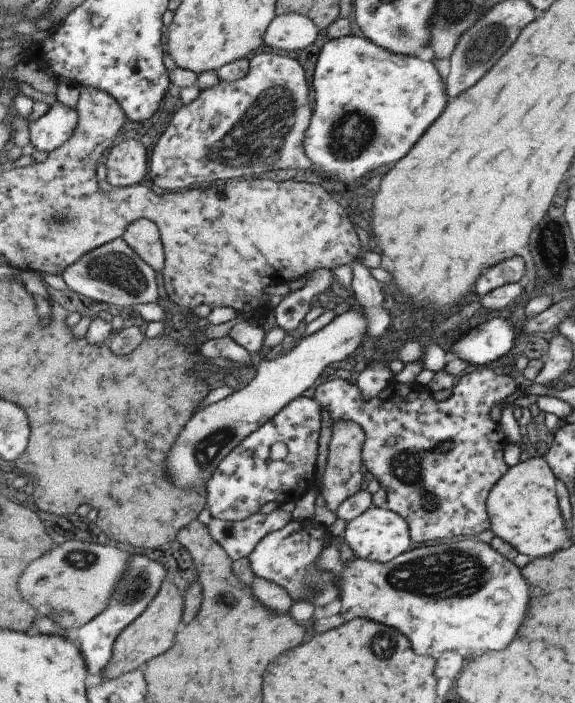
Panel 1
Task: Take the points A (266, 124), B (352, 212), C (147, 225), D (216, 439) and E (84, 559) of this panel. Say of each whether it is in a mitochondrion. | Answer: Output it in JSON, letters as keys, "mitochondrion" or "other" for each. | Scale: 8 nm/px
{"A":"mitochondrion","B":"other","C":"other","D":"mitochondrion","E":"mitochondrion"}

